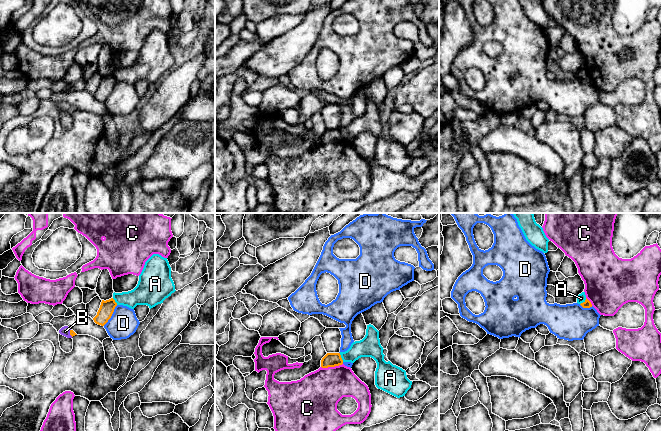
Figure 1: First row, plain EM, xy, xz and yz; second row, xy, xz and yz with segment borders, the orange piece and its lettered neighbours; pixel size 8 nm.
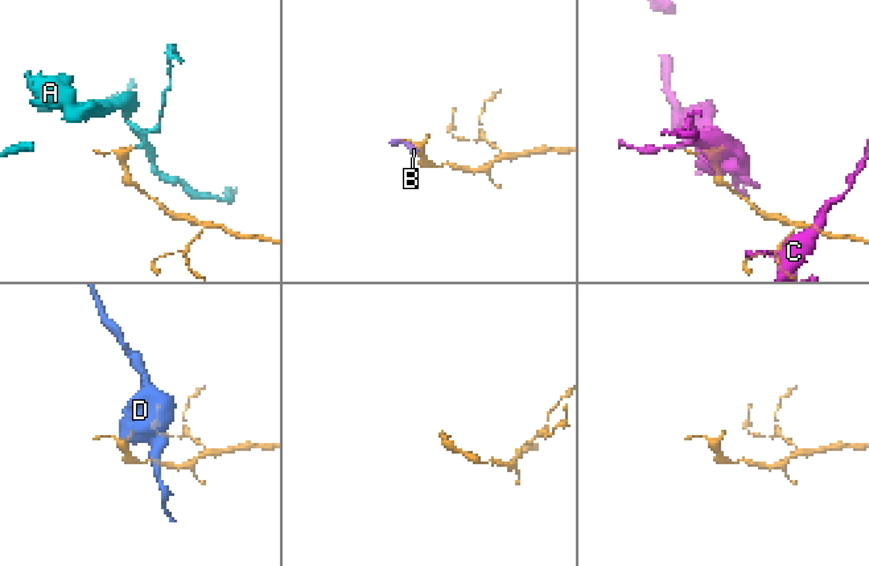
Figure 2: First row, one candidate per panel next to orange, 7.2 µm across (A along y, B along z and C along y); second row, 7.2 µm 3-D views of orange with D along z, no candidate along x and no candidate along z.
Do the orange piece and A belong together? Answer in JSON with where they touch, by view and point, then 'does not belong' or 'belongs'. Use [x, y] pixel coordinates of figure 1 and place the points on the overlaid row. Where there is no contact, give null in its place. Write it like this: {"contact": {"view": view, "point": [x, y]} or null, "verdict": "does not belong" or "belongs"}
{"contact": {"view": "xz", "point": [340, 357]}, "verdict": "does not belong"}

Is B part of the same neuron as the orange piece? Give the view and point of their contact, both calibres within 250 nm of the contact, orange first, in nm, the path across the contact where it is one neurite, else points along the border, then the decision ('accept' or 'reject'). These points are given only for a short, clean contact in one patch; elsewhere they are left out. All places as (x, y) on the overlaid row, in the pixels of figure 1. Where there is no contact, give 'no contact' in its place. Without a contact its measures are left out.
contact xy (70, 333); calibres 50 and 80 nm; way xy (72, 333), (70, 333), (65, 331); accept

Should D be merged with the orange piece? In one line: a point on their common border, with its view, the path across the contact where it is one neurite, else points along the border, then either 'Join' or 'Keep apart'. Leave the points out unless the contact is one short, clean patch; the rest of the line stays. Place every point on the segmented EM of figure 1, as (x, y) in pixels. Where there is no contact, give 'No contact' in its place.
Touches orange at xy (111, 315). Boundary: xy (117, 305), (111, 317), (103, 325). Keep apart

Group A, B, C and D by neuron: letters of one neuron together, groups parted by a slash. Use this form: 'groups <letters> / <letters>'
groups A / B / C / D

